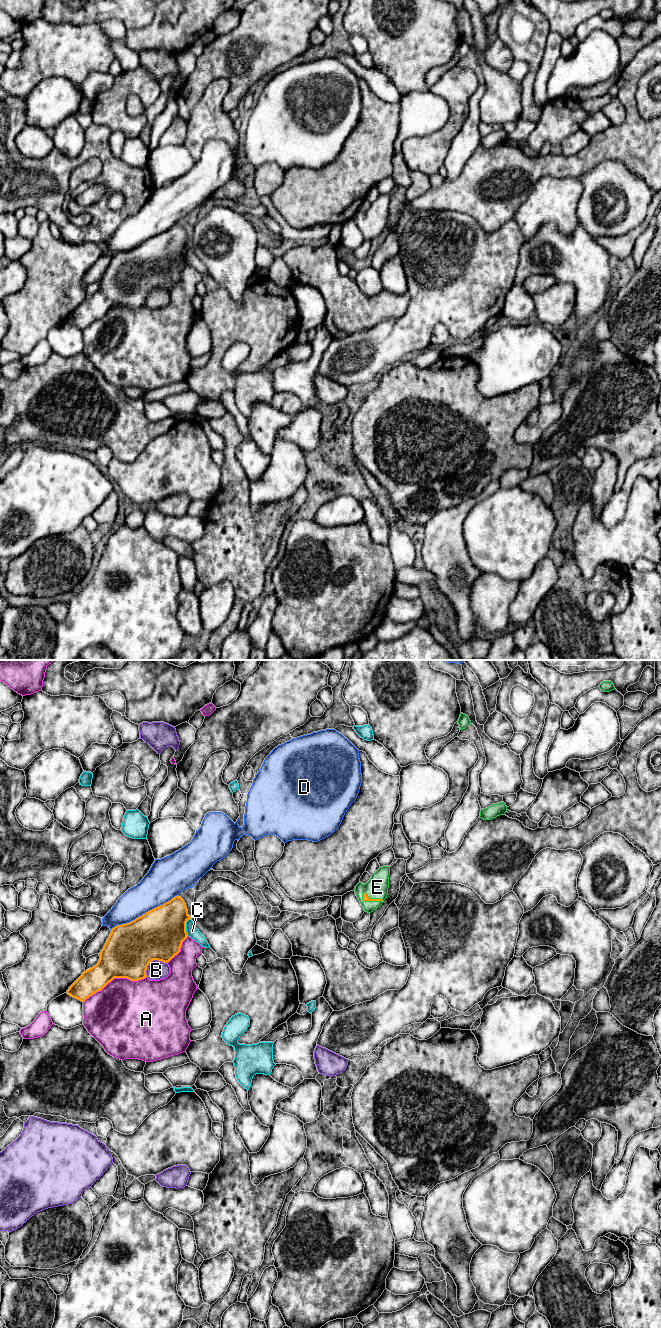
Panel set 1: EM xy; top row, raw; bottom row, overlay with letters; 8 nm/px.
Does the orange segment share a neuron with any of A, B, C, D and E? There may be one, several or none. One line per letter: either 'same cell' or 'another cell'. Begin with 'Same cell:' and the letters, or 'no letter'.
Same cell: E
A: another cell
B: another cell
C: another cell
D: another cell
E: same cell

